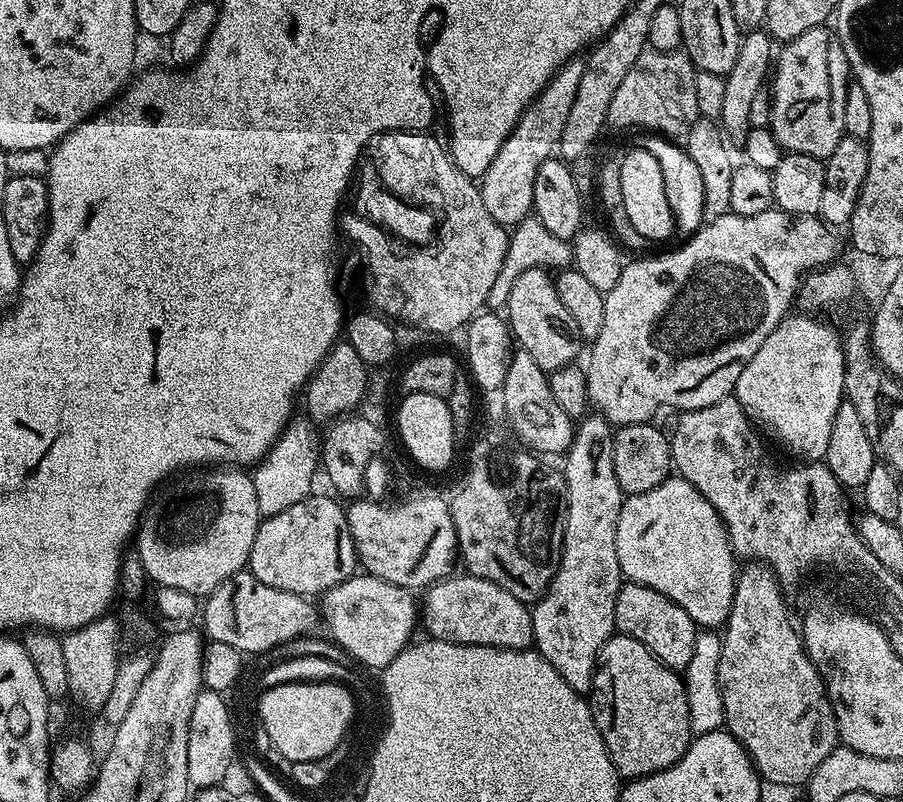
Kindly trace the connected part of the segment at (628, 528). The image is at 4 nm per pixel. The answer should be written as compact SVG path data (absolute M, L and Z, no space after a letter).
M669 478L654 490L646 490L646 494L628 496L618 514L618 538L614 538L614 546L618 546L618 566L625 581L650 586L650 590L666 594L666 598L682 606L701 629L716 630L727 624L736 589L738 557L732 551L718 510L714 510L690 482Z

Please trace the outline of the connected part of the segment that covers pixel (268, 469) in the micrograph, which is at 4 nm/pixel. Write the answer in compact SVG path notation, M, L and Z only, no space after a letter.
M293 419L251 473L261 517L278 514L294 506L294 502L302 502L313 491L312 479L316 472L318 476L318 436L312 433L313 425L304 420Z

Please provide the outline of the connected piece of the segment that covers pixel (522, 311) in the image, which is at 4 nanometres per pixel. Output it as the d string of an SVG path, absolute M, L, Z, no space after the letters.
M535 268L519 276L518 282L514 282L510 289L506 319L515 343L523 352L530 354L530 358L534 358L534 362L538 362L544 372L551 374L568 364L577 363L576 355L582 347L580 331L574 318L570 318L570 310L566 310L562 298L558 298L556 281L551 271Z

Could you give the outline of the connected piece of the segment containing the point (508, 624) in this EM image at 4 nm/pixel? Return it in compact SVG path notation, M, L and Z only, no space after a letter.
M453 574L427 589L422 596L422 628L434 640L466 646L490 646L506 650L532 648L532 614L510 590L502 590L481 576Z

